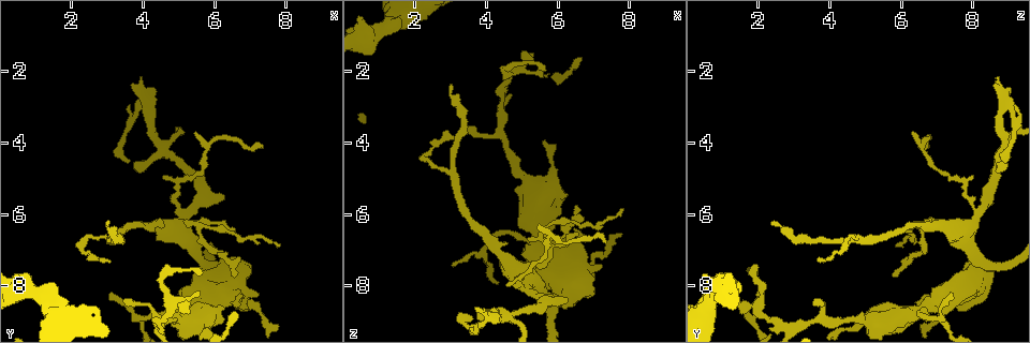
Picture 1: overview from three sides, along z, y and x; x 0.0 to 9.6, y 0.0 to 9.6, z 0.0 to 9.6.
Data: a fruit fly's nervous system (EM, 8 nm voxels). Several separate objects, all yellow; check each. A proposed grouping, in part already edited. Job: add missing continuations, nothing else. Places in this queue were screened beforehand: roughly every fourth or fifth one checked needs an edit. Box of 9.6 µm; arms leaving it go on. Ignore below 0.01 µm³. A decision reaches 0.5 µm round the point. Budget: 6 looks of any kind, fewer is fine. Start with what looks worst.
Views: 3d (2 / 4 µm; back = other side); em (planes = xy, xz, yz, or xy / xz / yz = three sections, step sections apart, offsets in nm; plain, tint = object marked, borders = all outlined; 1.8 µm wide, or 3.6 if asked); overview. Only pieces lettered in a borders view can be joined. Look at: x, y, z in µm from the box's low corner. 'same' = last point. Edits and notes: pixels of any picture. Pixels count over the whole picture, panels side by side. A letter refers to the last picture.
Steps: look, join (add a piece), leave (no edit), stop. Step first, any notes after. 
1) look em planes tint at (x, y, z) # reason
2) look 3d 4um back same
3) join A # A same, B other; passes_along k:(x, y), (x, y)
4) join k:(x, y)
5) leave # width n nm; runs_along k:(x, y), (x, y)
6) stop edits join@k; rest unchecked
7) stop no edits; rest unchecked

look em planes borders at (3.00, 6.20, 2.35) # branch stops here

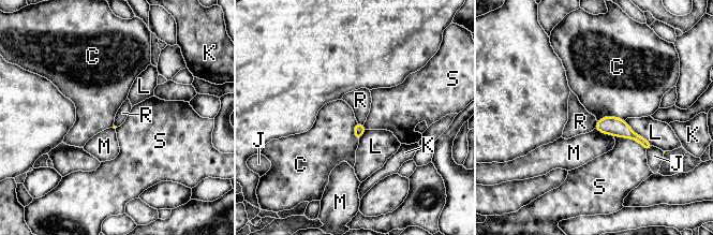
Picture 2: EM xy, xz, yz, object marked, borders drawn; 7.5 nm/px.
leave # C other, J other, K other, L other, M other, R other, S other; runs_along 2:(598, 125), (618, 127), (648, 146); none of them fits

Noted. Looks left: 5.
look em planes borders at (7.75, 9.20, 6.55) # tapers out

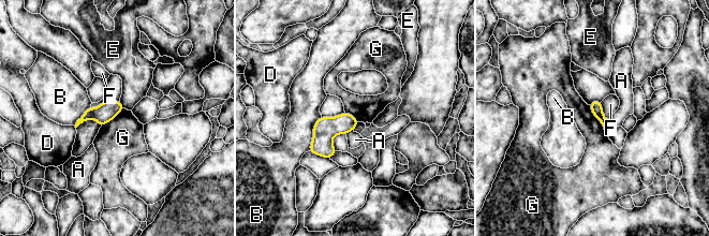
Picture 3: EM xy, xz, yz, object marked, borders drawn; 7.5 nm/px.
leave # width 90 nm; A other, B other, D other, E other, F other, G other; border 3:(123, 107), (101, 127); no lettered piece goes on from it

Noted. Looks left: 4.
look 3d 2um at (5.50, 3.75, 6.35) # thin end

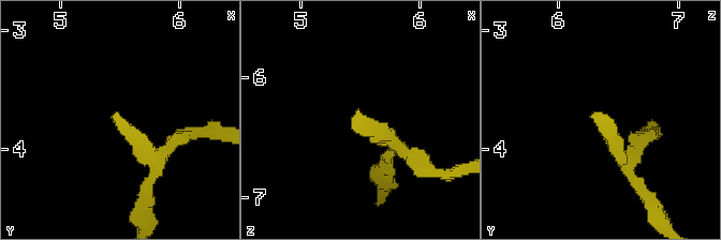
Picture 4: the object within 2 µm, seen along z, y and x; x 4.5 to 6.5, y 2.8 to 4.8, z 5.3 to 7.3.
look em xy step 8 tint at (5.44, 3.72, 6.30) # now the EM

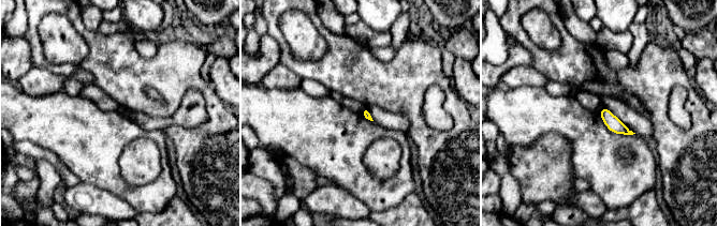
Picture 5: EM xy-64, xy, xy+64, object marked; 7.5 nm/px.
look em planes borders same

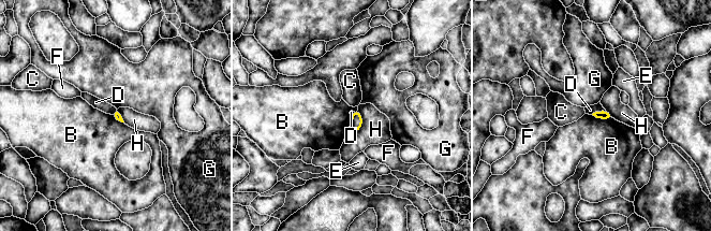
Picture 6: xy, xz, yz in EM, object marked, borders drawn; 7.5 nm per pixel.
leave # B other, C other, D other, E other, F other, G other, H other; none of them fits

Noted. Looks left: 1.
stop no edits; rest unchecked

